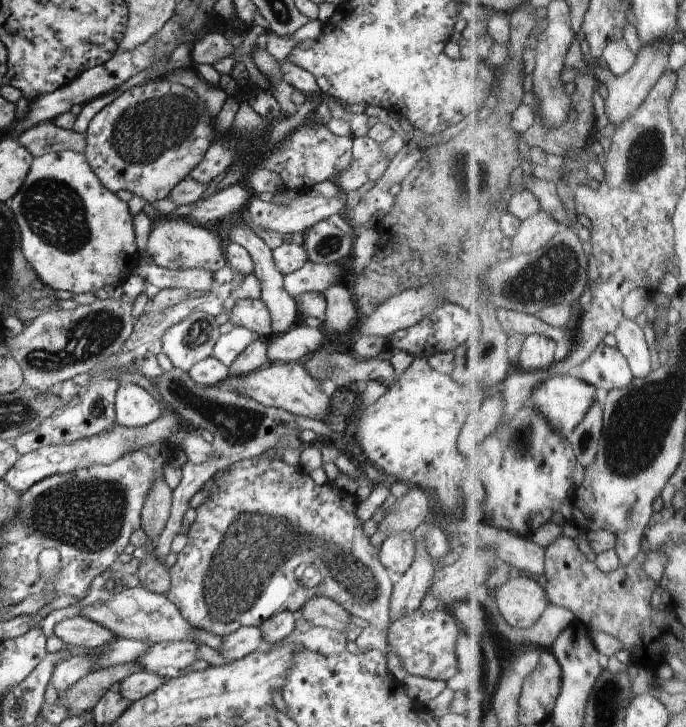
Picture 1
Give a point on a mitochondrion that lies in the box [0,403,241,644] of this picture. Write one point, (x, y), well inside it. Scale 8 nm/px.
(91, 512)

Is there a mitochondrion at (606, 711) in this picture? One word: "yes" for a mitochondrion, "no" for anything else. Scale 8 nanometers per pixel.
yes

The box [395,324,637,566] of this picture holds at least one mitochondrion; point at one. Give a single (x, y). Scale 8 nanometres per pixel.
(521, 440)

